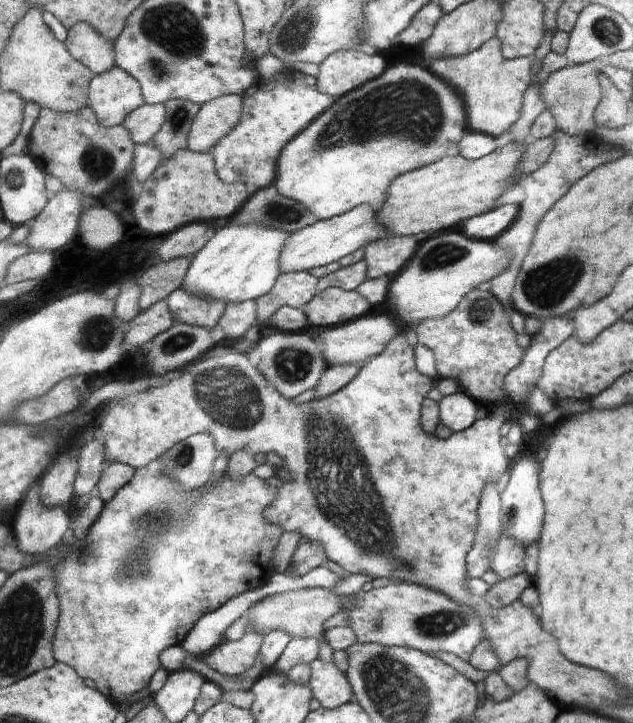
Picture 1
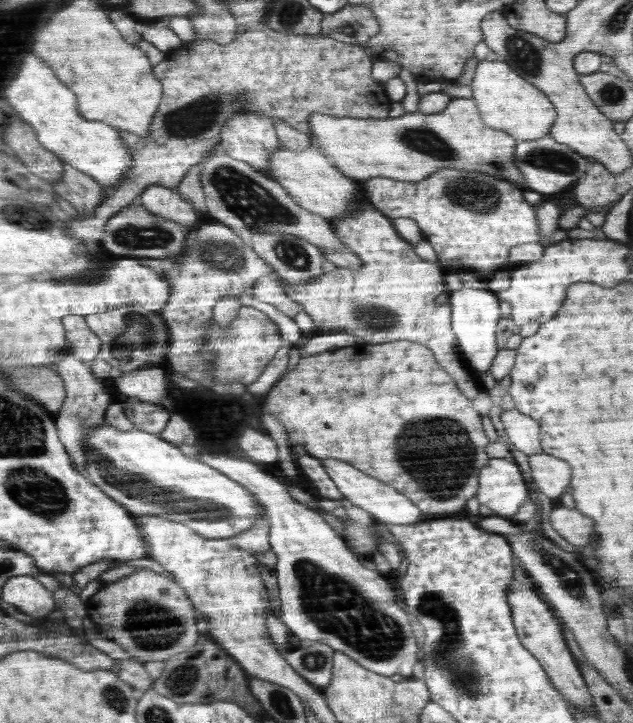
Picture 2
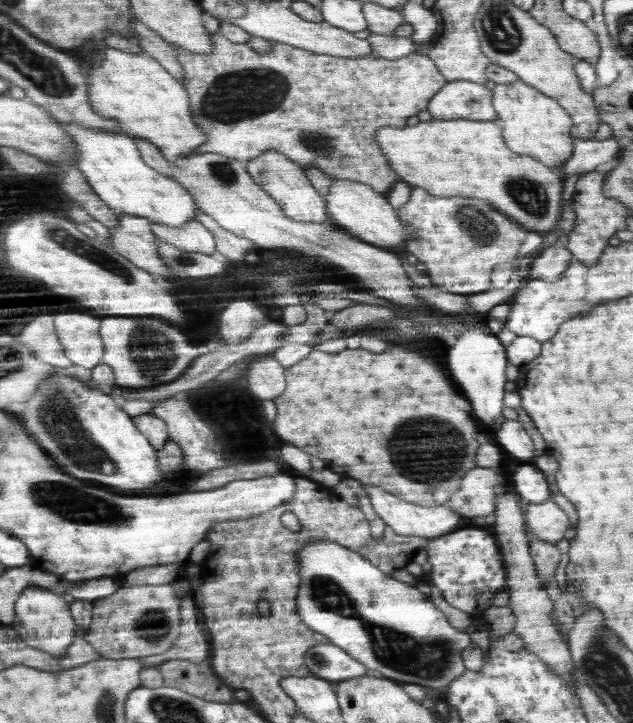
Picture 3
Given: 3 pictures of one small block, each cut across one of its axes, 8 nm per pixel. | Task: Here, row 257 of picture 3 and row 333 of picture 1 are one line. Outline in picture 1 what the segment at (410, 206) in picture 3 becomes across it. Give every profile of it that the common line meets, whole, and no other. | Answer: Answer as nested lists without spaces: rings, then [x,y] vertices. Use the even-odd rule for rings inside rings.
[[[474,289],[450,314],[416,325],[416,336],[420,344],[432,350],[440,379],[456,380],[459,390],[470,394],[478,404],[496,402],[504,398],[504,376],[524,356],[524,350],[516,344],[516,332],[510,326],[510,316],[515,311],[512,306],[505,307],[491,291]]]

